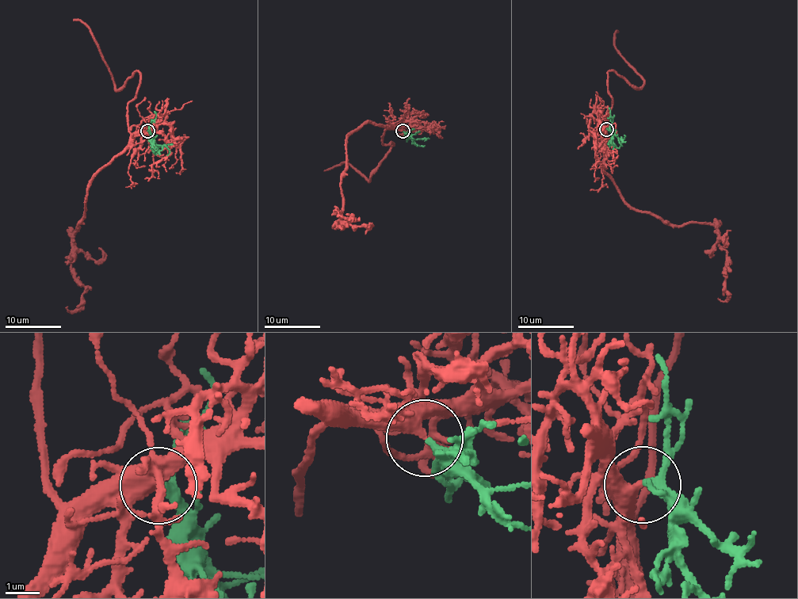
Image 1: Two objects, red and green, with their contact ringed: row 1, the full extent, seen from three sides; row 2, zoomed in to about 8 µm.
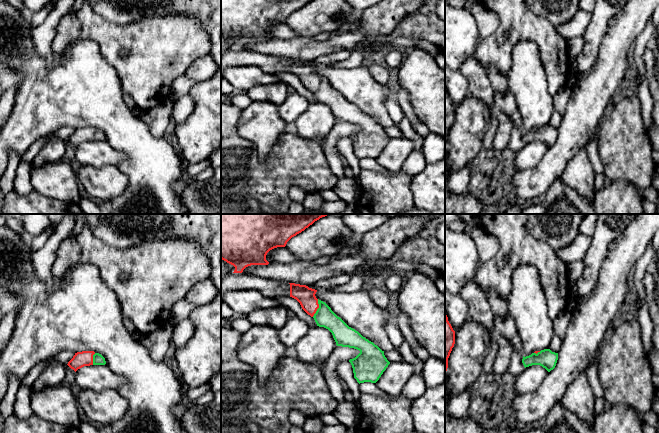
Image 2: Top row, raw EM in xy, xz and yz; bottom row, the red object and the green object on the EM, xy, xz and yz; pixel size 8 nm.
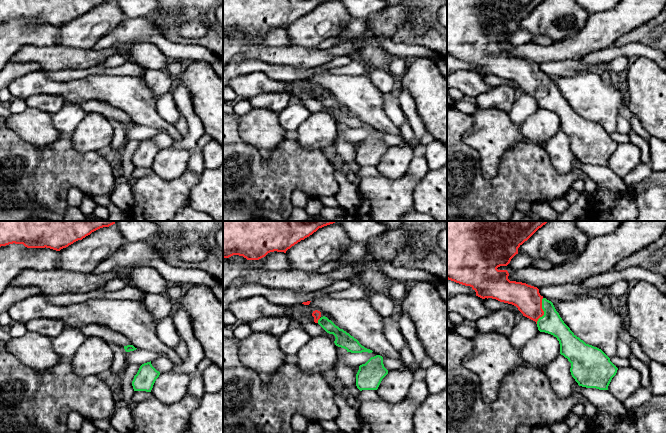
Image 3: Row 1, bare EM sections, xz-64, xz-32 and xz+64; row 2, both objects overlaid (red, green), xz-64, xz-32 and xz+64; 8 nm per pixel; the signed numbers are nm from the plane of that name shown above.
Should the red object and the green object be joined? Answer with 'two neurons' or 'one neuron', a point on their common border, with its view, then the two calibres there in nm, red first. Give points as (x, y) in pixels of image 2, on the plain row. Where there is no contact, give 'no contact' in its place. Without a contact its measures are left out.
one neuron; meets red in xz at (318, 83); 150 nm thick on the red side, 160 nm on the other

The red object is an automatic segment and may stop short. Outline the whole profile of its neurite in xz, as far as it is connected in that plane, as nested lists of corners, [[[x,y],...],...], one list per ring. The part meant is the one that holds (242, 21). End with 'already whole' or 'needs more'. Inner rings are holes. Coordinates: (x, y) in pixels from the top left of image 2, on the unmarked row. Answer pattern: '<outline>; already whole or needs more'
[[[221,0],[221,35],[233,41],[233,49],[242,49],[251,41],[268,41],[267,29],[287,18],[312,0]]]; already whole

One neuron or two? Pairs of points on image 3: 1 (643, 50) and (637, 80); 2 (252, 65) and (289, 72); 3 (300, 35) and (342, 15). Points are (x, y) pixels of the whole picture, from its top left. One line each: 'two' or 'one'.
1: two
2: one
3: one

